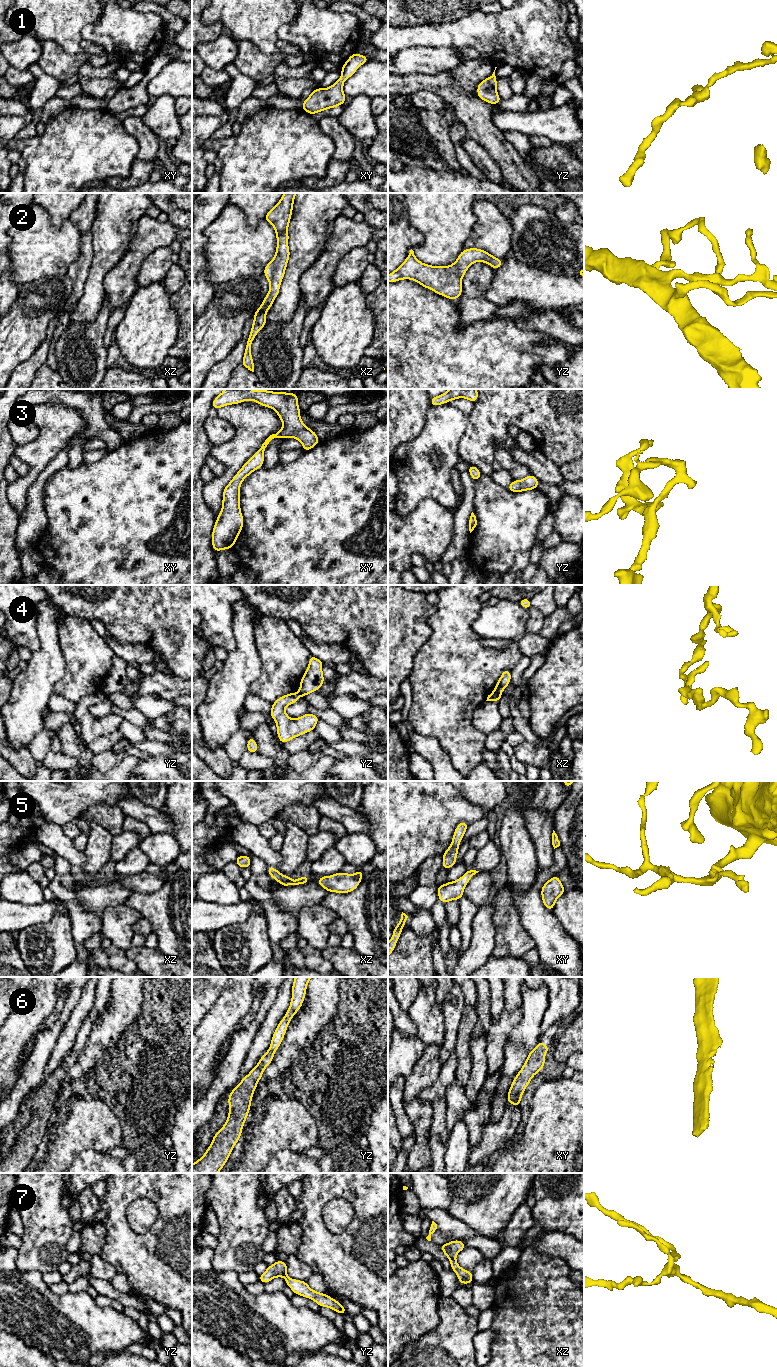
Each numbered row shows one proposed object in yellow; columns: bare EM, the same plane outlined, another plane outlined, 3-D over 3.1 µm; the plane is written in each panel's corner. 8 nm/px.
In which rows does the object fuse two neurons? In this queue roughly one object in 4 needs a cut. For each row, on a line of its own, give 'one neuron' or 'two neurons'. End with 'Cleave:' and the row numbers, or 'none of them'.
1: one neuron
2: one neuron
3: one neuron
4: two neurons
5: one neuron
6: one neuron
7: one neuron
Cleave: 4

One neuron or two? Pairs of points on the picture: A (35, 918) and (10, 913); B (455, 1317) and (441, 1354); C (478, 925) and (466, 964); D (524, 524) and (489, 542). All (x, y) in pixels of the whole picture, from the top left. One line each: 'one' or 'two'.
A: one
B: one
C: one
D: one

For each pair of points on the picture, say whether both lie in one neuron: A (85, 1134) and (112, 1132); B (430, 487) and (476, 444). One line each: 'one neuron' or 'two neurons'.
A: one neuron
B: two neurons

